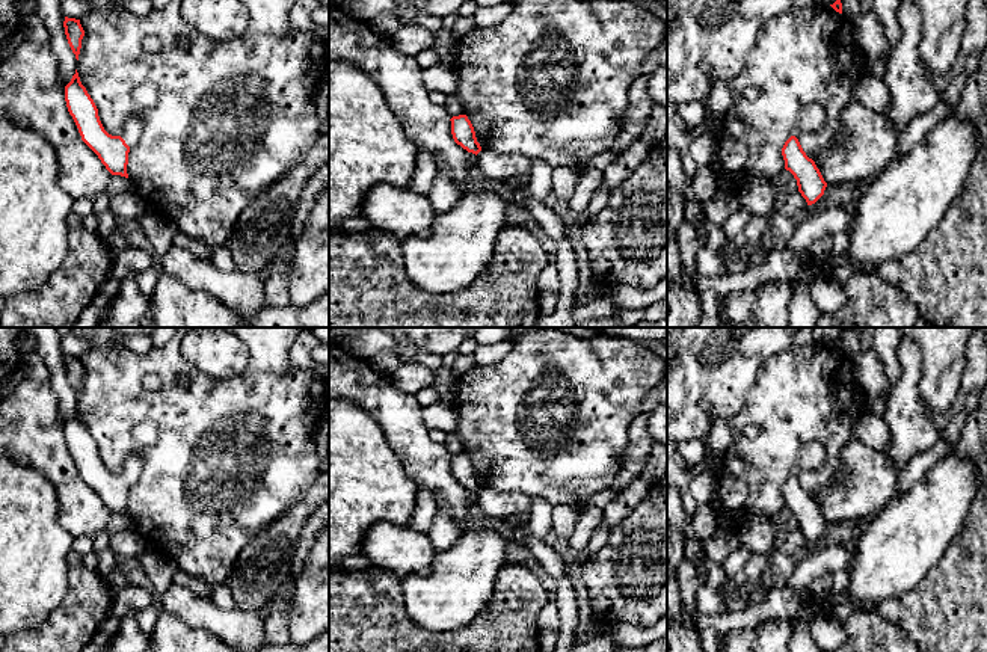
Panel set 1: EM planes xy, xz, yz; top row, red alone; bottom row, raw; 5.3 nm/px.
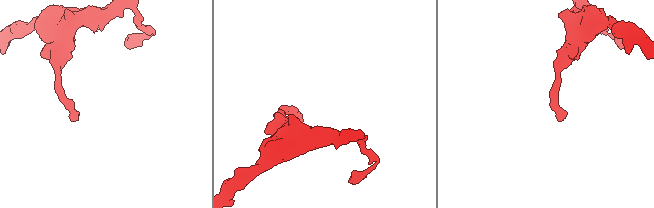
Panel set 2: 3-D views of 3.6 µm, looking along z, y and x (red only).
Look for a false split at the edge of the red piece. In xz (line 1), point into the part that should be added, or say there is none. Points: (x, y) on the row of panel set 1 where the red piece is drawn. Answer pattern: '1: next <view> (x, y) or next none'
1: next none

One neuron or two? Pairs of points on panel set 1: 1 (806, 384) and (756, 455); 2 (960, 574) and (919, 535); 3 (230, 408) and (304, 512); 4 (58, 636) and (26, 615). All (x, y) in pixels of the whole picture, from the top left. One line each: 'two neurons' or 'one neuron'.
1: one neuron
2: two neurons
3: two neurons
4: two neurons

